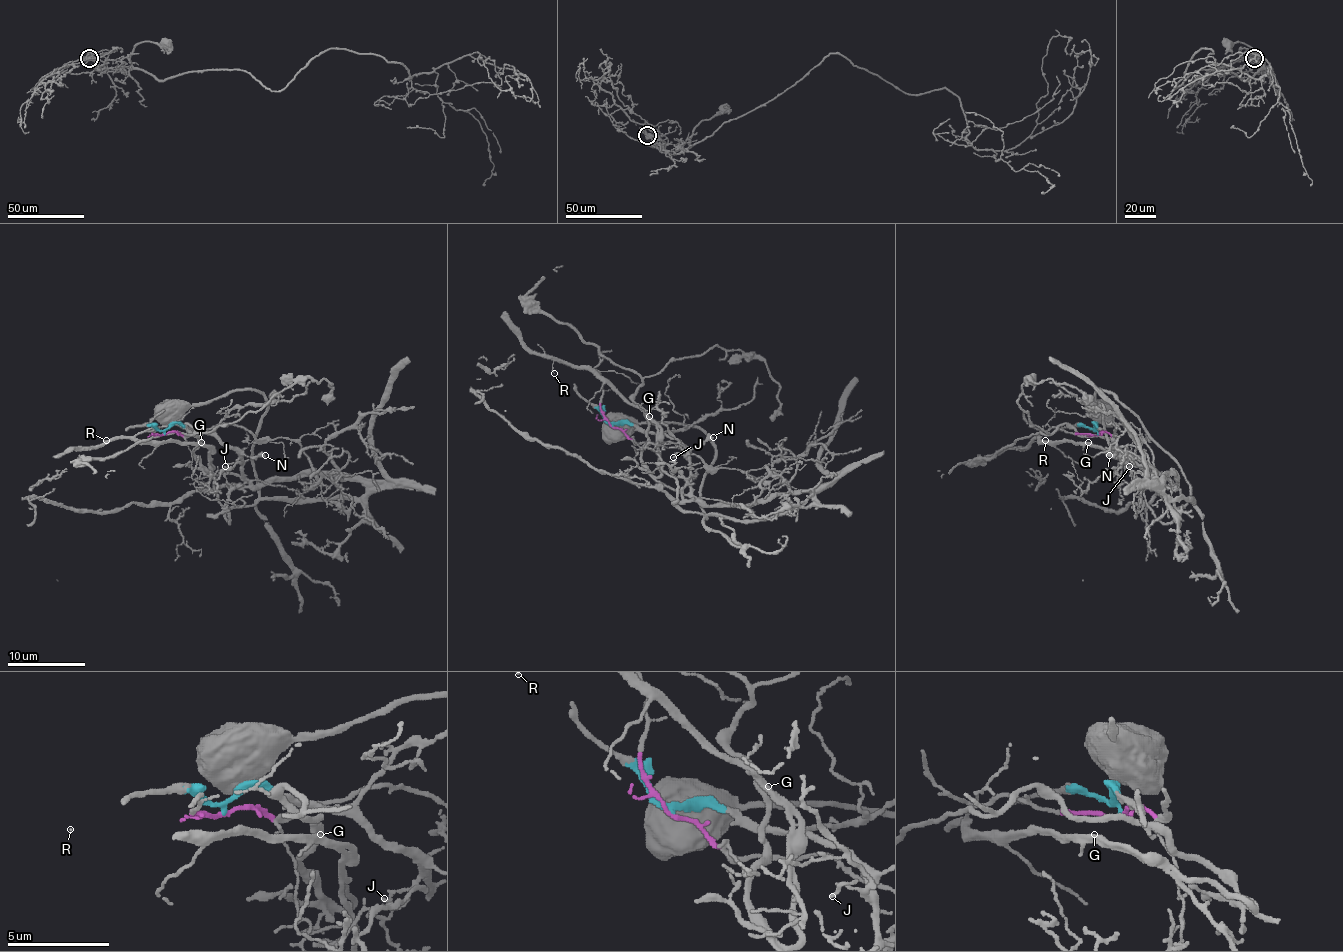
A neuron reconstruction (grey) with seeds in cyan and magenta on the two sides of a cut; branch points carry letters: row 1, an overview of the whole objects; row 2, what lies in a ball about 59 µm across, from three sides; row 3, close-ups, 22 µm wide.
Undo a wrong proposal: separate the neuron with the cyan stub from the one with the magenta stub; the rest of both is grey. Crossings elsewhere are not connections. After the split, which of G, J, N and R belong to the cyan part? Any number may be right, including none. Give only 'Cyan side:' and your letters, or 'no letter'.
Cyan side: J, N

